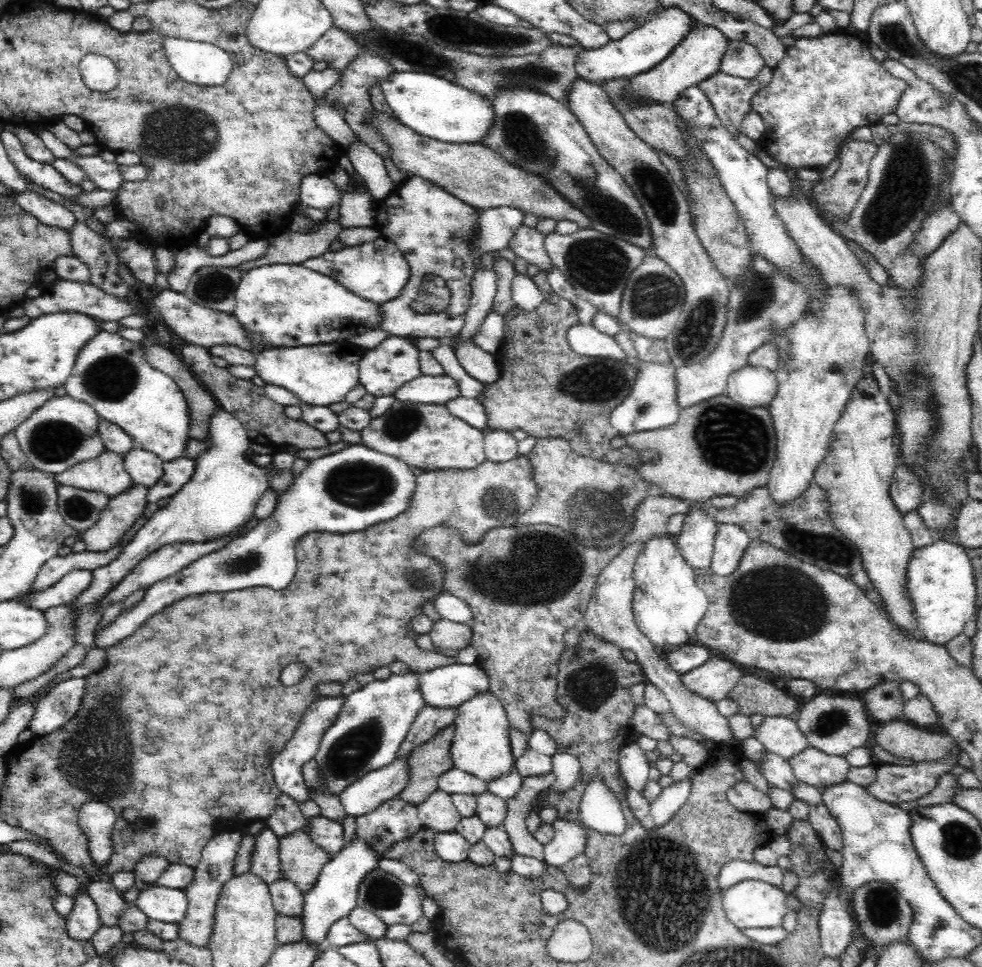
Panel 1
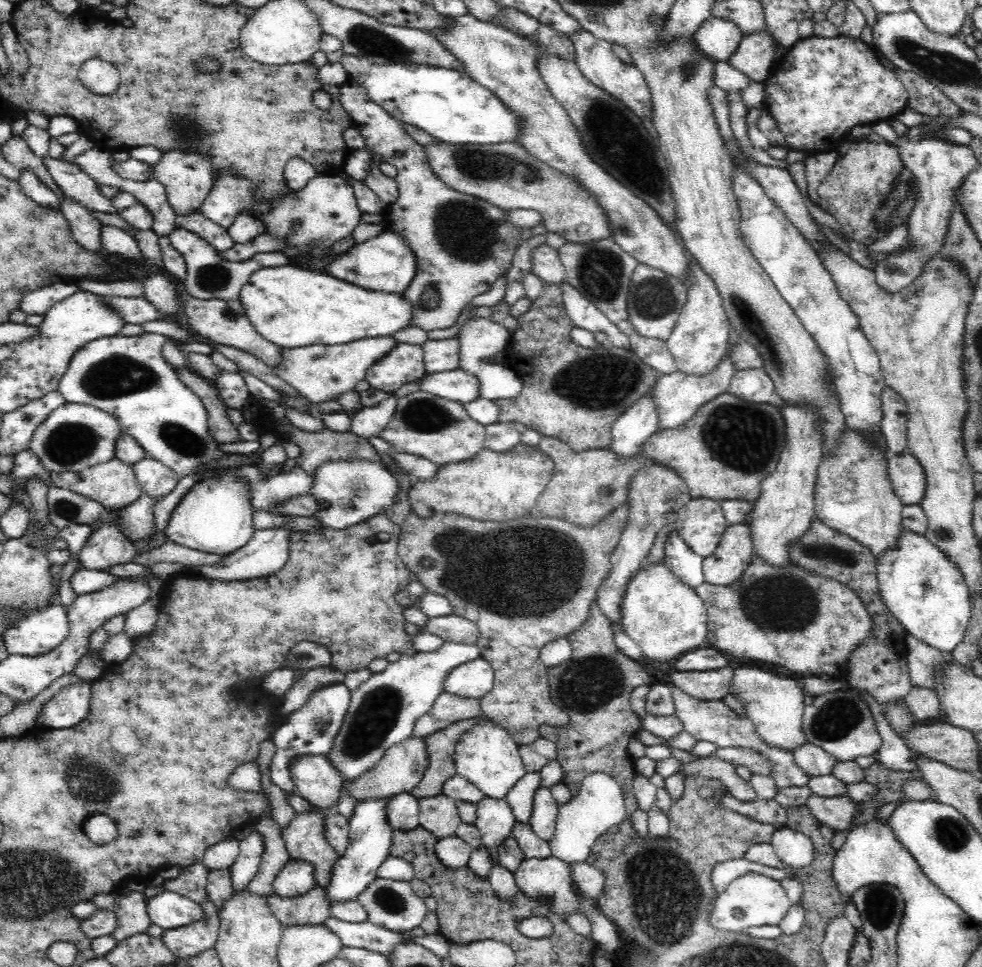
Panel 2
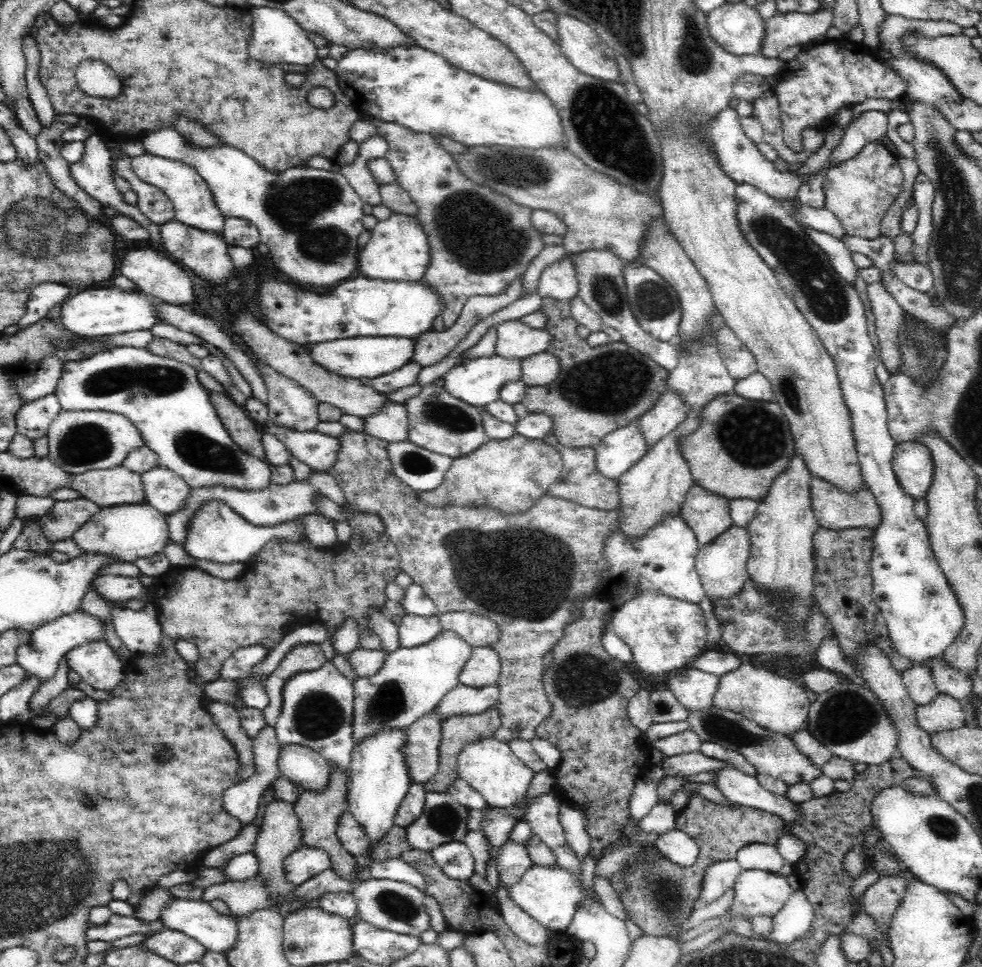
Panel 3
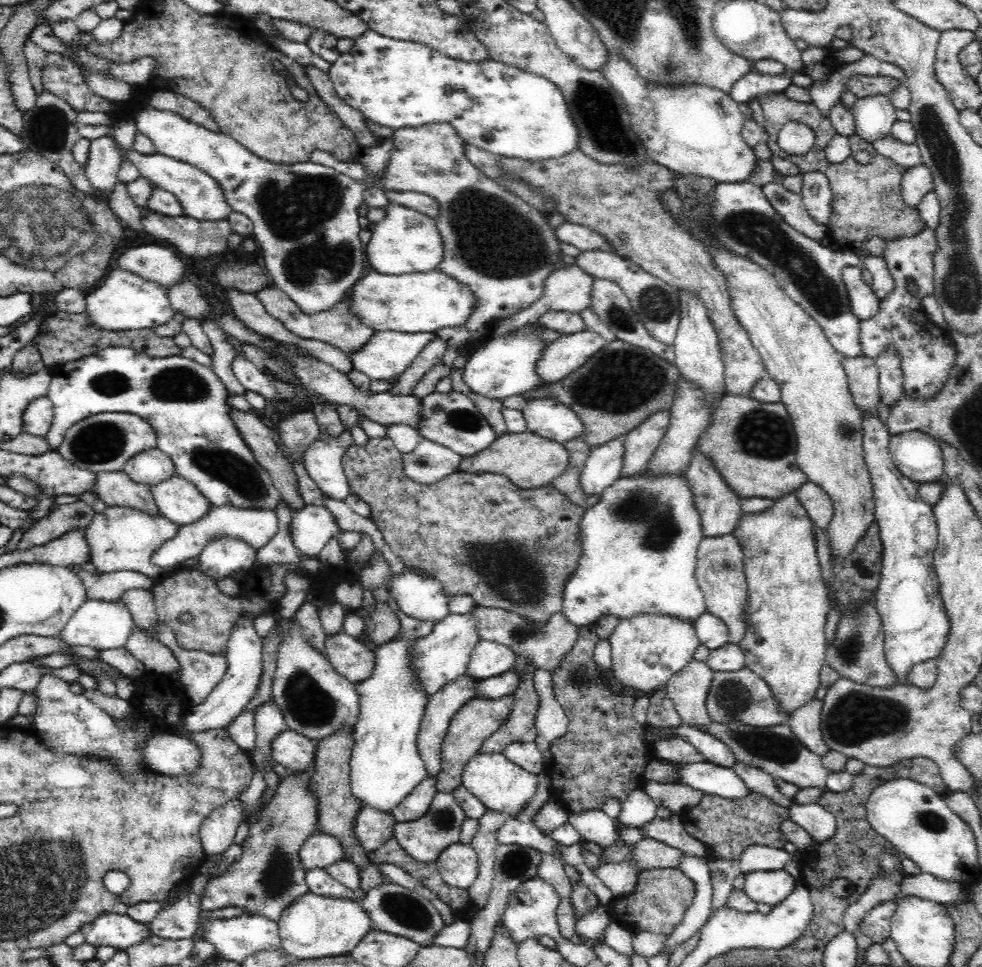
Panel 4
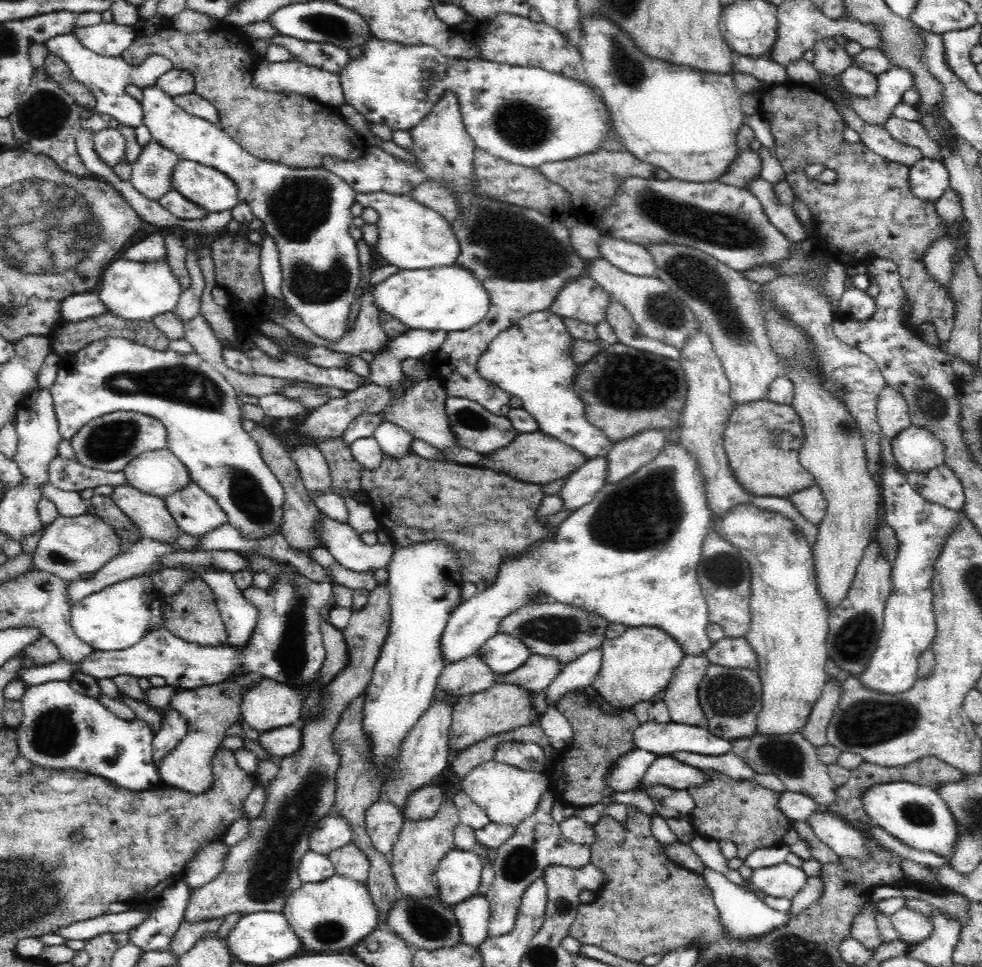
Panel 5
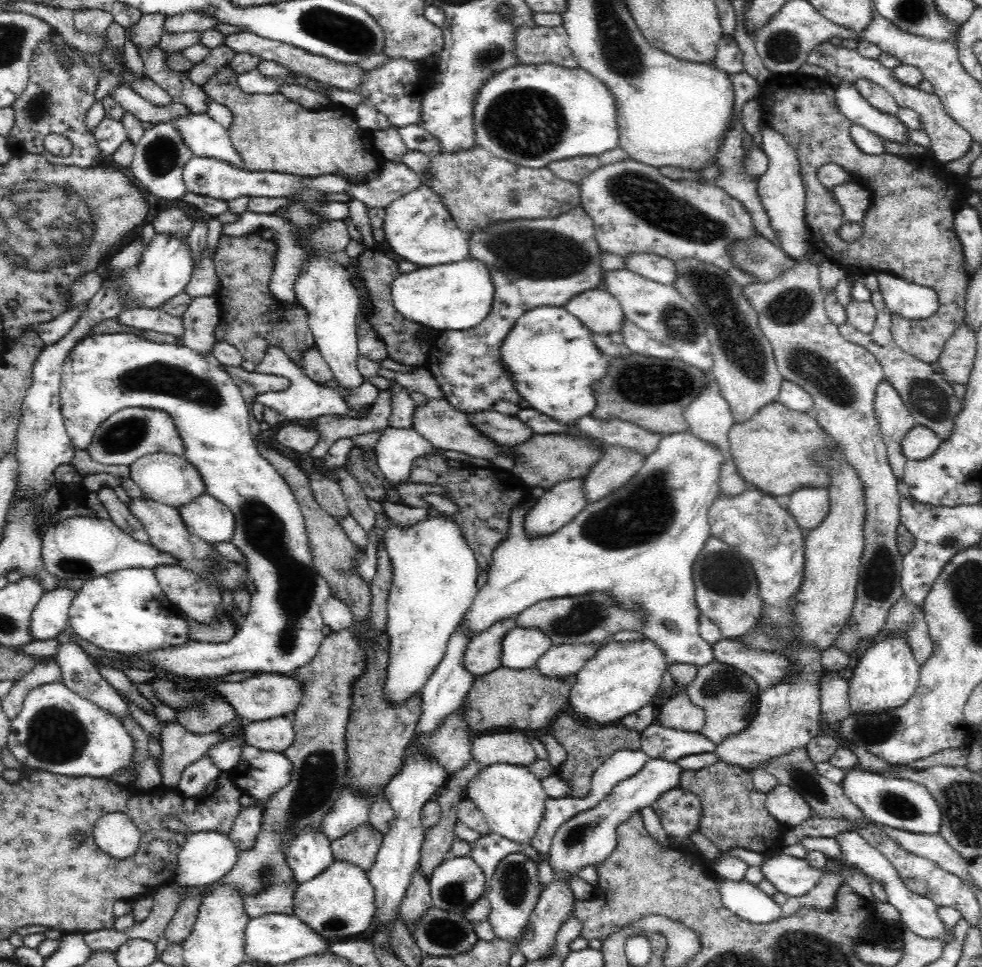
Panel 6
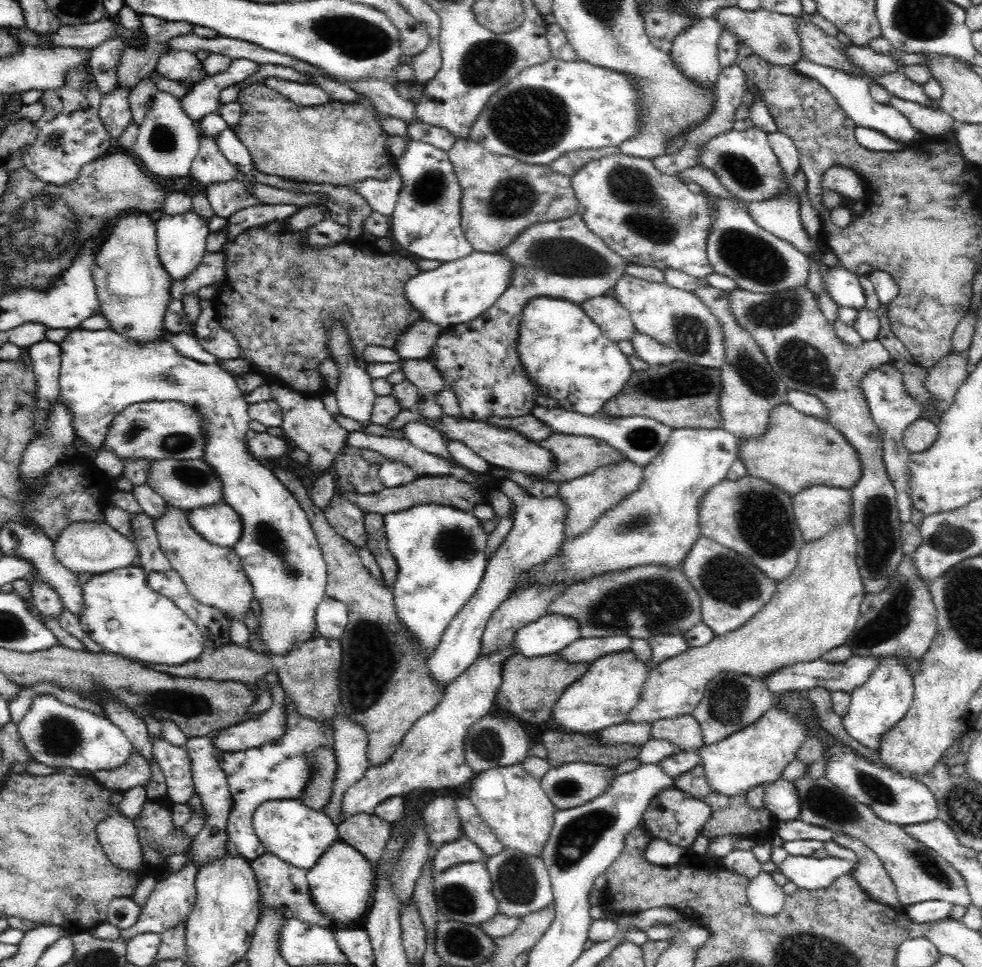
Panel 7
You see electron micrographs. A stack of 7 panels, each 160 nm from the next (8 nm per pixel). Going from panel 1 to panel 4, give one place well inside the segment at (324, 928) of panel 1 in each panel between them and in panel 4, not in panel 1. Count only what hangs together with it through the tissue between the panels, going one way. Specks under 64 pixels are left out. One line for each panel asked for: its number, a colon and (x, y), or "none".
2: (370, 832)
3: (379, 780)
4: (386, 766)

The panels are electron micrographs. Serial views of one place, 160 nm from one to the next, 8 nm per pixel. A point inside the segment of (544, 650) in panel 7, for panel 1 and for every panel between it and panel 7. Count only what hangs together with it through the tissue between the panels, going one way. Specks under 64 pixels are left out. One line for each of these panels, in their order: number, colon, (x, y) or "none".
1: (449, 686)
2: (475, 678)
3: (483, 668)
4: (489, 659)
5: (502, 653)
6: (521, 648)

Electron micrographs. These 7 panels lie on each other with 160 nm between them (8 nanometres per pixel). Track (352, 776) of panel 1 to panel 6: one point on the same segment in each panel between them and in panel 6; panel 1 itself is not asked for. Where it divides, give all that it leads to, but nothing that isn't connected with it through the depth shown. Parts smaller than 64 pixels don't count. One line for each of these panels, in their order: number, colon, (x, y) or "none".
2: (383, 711)
3: (412, 681)
4: (439, 658)
5: (630, 555)
6: (638, 545)

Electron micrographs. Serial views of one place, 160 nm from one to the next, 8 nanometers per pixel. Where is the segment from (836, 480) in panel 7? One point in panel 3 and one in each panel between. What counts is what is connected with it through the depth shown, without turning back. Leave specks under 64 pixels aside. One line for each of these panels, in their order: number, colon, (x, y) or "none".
3: (741, 445)
4: (753, 444)
5: (762, 439)
6: (773, 450)

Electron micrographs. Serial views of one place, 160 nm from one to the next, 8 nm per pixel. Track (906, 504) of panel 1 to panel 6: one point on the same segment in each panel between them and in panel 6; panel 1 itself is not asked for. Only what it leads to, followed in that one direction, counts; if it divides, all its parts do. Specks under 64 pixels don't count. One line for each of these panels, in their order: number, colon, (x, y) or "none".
2: (907, 476)
3: (912, 463)
4: (918, 456)
5: (915, 448)
6: (920, 442)

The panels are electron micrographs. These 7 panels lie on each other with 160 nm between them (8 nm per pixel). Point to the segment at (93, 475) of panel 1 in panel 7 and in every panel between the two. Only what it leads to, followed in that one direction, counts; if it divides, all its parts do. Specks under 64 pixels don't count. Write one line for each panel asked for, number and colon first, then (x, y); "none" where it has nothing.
2: (114, 485)
3: (112, 487)
4: (116, 489)
5: (149, 513)
6: (168, 533)
7: (214, 575)

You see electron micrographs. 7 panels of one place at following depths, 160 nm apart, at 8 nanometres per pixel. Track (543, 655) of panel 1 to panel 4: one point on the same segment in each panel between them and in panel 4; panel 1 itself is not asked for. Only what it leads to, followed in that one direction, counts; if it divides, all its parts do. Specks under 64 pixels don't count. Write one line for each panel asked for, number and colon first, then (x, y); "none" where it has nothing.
2: (525, 582)
3: (525, 570)
4: (509, 548)

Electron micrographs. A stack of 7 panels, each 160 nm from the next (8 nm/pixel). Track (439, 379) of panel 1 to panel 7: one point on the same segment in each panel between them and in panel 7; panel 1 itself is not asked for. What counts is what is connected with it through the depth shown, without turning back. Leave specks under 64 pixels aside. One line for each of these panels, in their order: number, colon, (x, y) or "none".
2: (457, 385)
3: (477, 382)
4: (506, 365)
5: (531, 359)
6: (554, 363)
7: (565, 354)

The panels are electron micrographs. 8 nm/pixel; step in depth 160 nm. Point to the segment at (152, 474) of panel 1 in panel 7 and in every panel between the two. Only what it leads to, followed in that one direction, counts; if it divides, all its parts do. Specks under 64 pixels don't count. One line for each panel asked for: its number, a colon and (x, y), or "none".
2: (157, 480)
3: (167, 492)
4: (178, 500)
5: (196, 512)
6: (205, 517)
7: (220, 524)

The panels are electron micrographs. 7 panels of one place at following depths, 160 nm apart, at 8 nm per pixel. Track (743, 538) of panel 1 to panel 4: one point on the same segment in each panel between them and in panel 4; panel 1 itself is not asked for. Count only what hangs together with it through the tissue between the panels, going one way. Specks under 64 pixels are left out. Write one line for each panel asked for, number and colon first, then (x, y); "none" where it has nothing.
2: (726, 564)
3: (721, 564)
4: (720, 573)

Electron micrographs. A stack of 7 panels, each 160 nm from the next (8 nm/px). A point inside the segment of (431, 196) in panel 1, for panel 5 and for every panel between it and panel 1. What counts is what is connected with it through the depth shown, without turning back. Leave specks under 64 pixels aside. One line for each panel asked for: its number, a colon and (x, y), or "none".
2: (462, 245)
3: (480, 241)
4: (502, 249)
5: (523, 258)

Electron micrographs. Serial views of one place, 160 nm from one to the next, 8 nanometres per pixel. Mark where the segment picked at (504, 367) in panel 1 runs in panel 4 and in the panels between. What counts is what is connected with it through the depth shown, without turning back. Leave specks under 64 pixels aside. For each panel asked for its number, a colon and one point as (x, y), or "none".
2: (574, 394)
3: (597, 390)
4: (615, 391)

